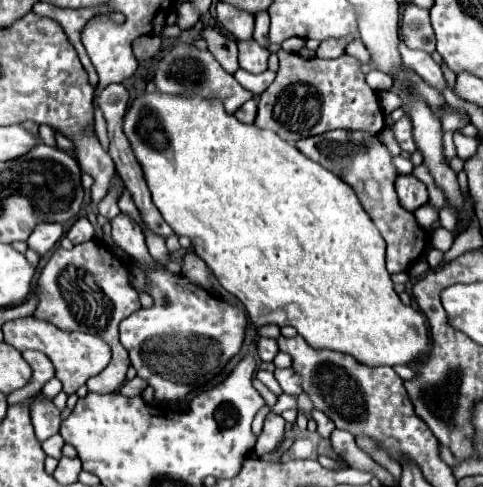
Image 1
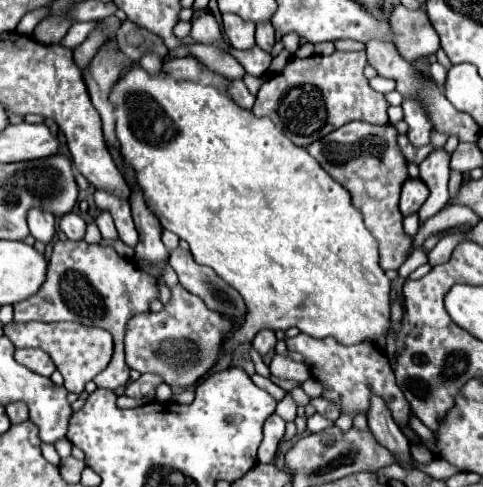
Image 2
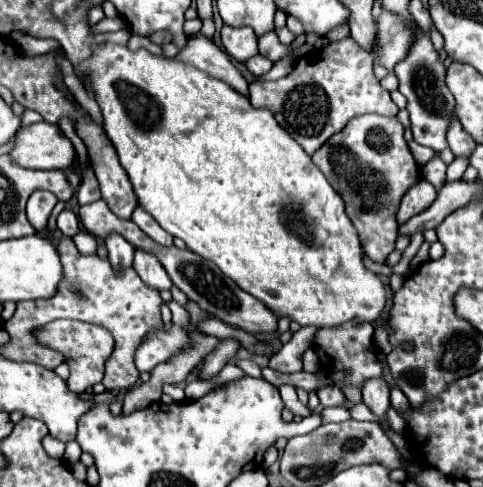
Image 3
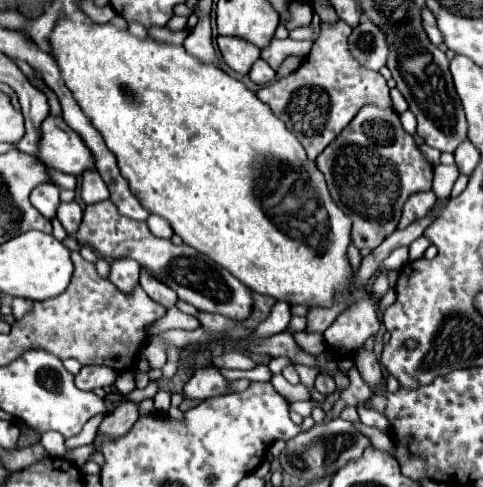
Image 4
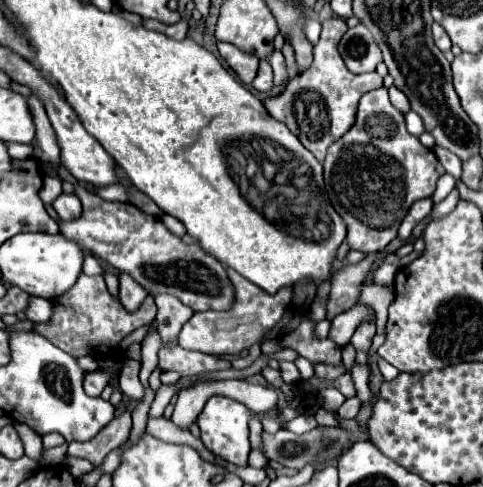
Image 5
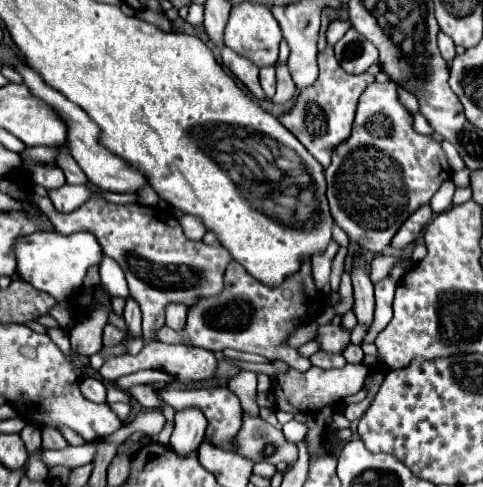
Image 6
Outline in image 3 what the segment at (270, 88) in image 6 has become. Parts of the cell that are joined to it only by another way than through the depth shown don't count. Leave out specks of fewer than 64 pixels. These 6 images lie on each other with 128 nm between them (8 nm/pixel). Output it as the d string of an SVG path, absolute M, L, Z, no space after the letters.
M254 56L252 60L248 60L248 64L246 64L246 68L258 78L258 76L264 76L270 68L272 68L272 62L268 60L268 58L264 58L264 56Z

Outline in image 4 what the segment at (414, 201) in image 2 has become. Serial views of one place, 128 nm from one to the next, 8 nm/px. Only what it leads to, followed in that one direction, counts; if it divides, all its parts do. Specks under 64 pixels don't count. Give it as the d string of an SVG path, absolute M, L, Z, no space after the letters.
M418 192L418 194L410 196L408 202L404 204L404 212L402 212L398 228L404 230L414 220L422 218L424 214L428 214L434 208L434 204L436 204L436 194L434 192Z

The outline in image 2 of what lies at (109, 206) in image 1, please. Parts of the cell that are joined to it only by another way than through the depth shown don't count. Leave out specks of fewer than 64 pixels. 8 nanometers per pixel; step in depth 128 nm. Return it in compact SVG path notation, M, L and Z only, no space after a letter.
M106 210L96 218L96 224L98 224L100 234L102 234L104 240L116 240L116 238L118 238L118 232L116 232L116 228L114 228L112 216L108 216Z

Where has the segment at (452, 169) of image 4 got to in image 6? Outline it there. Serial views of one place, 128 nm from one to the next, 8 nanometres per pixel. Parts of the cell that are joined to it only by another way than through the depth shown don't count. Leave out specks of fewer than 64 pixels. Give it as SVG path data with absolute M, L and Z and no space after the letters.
M448 180L448 184L442 184L440 186L440 190L432 196L432 200L430 200L430 206L432 206L432 210L436 212L436 214L440 214L442 210L446 210L446 208L450 208L452 206L452 196L454 196L454 182L452 180Z

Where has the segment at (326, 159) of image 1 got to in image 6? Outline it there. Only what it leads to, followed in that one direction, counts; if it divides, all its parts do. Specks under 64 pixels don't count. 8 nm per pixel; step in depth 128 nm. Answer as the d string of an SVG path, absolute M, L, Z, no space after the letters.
M394 82L370 84L360 96L352 136L334 150L332 162L326 170L328 182L326 194L334 222L350 236L350 240L358 242L360 248L370 250L374 254L380 254L390 244L402 222L412 212L428 204L430 198L436 194L436 190L446 180L452 180L452 168L442 150L442 144L436 142L432 136L418 134L412 128L412 122L414 122L412 114L398 100L398 84Z

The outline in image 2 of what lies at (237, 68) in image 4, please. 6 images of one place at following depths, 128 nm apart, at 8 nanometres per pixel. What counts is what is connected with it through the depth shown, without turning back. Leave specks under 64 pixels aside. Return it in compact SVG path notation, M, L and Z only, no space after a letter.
M224 14L222 16L222 26L224 26L224 34L228 38L228 42L236 48L236 50L250 50L256 46L254 42L254 24L240 20L240 16L236 14Z

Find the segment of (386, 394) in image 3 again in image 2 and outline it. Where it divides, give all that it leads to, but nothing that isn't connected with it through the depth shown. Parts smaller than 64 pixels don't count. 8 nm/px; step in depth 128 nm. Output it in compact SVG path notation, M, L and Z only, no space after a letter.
M380 396L370 398L368 428L372 430L376 440L380 440L382 446L386 446L390 452L396 454L396 458L400 460L400 466L412 468L412 464L408 464L408 460L410 460L410 442L402 434L400 426L394 422L392 412L388 410L386 402Z

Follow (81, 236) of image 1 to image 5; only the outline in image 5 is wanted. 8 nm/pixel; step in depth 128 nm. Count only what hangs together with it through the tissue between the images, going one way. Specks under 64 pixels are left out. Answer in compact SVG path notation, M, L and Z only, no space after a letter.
M60 194L54 202L52 202L56 214L62 218L62 220L74 220L76 216L80 216L82 212L82 204L78 200L76 194Z

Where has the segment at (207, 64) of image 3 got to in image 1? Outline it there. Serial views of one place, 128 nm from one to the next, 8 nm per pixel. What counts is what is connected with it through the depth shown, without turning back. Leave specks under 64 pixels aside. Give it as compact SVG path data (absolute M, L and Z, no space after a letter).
M252 98L252 100L244 102L244 104L236 110L238 120L244 120L246 124L252 124L252 122L254 122L254 116L256 116L256 104L258 104L258 100L256 100L256 98Z

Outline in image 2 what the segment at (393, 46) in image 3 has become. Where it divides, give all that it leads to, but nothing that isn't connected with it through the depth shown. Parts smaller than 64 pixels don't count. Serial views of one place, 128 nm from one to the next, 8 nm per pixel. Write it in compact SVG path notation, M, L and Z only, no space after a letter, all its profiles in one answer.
M400 4L392 8L388 22L392 30L392 42L404 60L412 62L420 56L436 54L440 40L426 12L410 12Z

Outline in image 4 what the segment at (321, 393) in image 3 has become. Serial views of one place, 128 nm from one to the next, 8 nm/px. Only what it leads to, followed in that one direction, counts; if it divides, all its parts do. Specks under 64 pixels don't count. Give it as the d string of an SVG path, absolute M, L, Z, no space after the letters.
M318 374L318 376L316 376L314 386L316 386L318 392L322 392L322 394L326 394L326 396L330 396L330 394L336 390L334 378L332 378L332 376L324 376L324 374Z

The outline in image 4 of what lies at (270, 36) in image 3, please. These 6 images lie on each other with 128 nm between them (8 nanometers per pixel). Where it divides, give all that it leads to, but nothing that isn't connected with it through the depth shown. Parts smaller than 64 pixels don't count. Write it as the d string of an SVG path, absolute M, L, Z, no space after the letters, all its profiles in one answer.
M272 38L272 42L262 50L262 58L274 70L278 70L284 58L288 58L290 54L308 54L310 48L312 48L312 42L296 42L292 38L286 38L286 40Z

